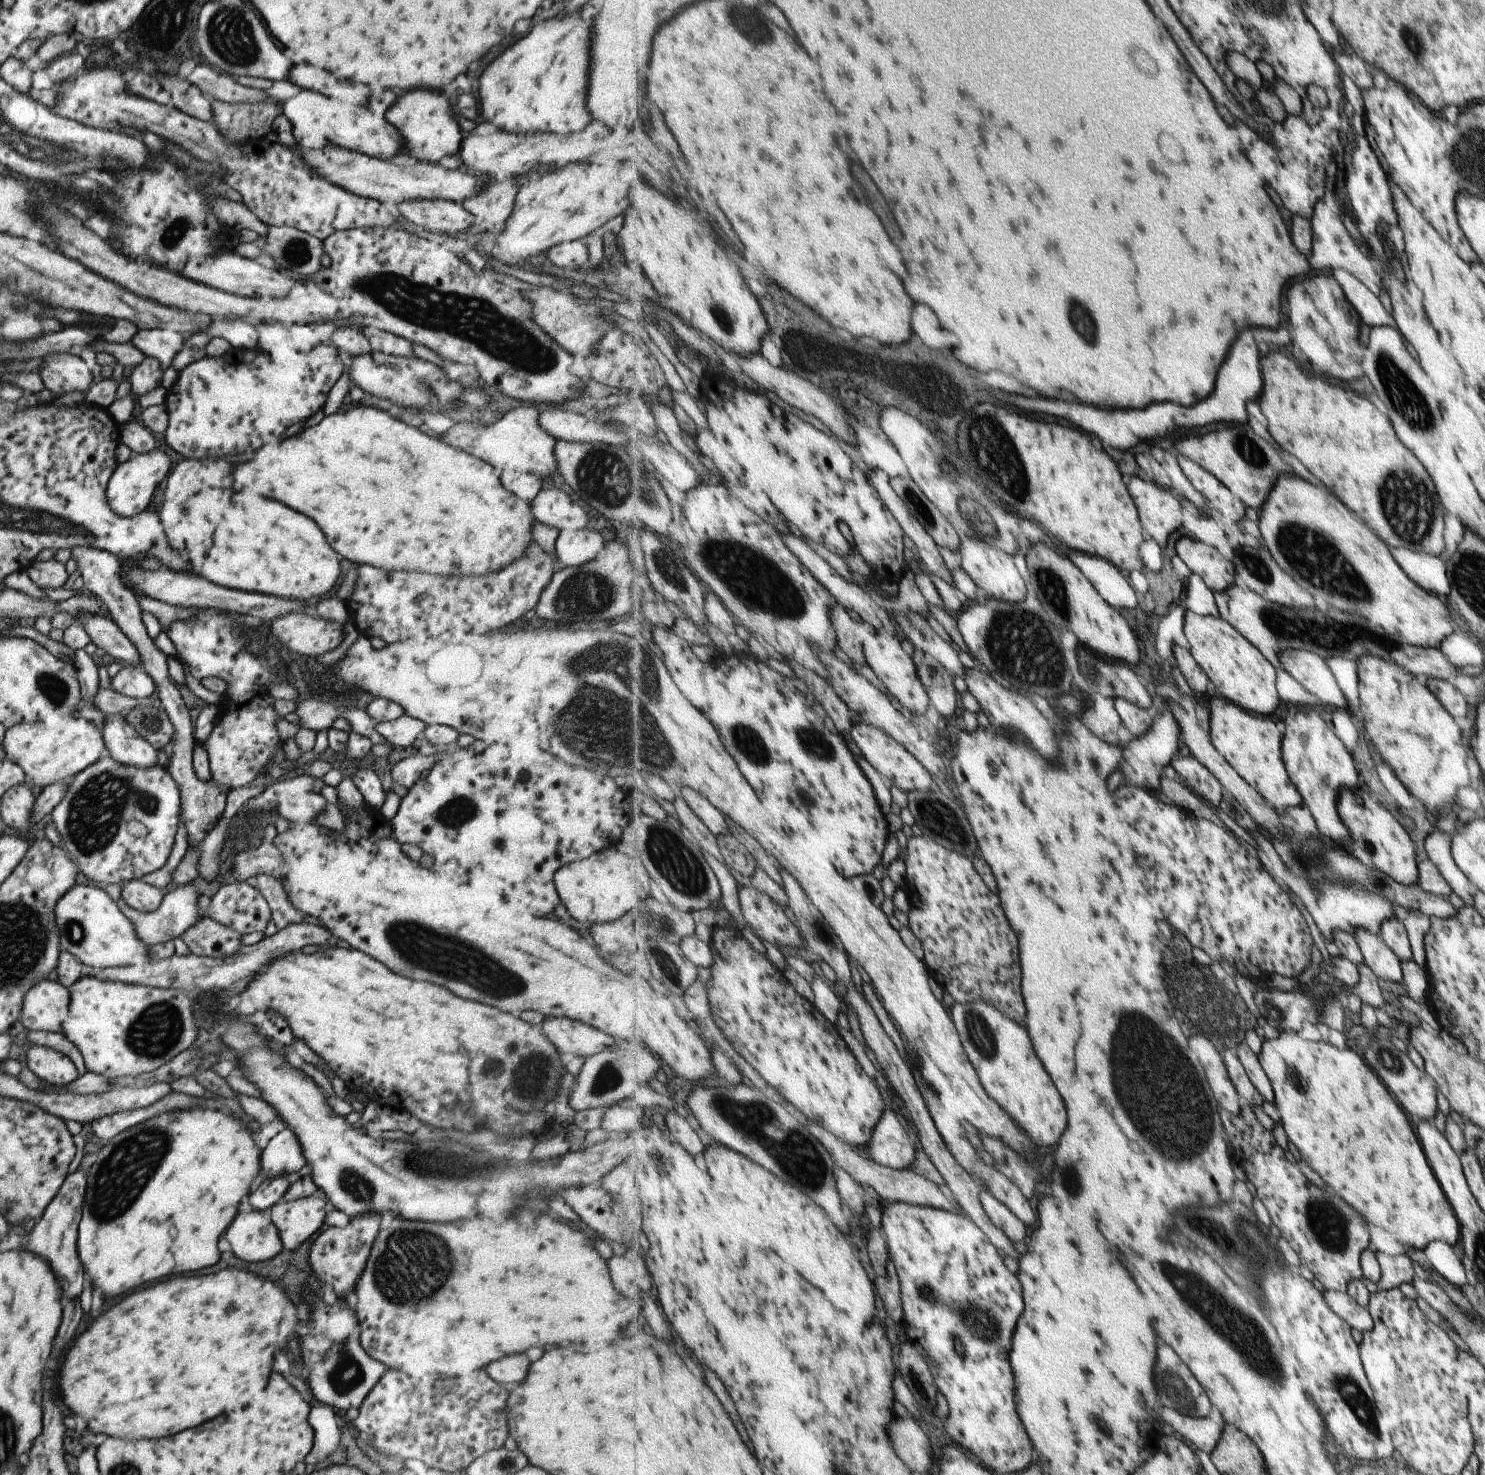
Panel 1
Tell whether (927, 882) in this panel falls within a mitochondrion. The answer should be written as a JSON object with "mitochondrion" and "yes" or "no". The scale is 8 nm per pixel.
{"mitochondrion":"no"}

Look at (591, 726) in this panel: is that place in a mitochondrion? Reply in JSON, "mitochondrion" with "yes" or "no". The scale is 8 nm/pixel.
{"mitochondrion":"yes"}

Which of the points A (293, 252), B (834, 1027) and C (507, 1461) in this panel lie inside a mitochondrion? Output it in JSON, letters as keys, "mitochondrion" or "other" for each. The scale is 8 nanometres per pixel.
{"A":"mitochondrion","B":"other","C":"mitochondrion"}

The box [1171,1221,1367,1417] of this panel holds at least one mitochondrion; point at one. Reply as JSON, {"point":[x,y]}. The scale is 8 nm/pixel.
{"point":[1247,1249]}

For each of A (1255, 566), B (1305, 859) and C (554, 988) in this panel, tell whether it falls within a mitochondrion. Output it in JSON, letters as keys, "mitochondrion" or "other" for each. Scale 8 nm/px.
{"A":"mitochondrion","B":"mitochondrion","C":"other"}

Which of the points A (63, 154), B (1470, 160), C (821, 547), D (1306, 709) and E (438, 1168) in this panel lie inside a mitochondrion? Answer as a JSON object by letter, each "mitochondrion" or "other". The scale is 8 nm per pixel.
{"A":"mitochondrion","B":"mitochondrion","C":"other","D":"other","E":"mitochondrion"}

